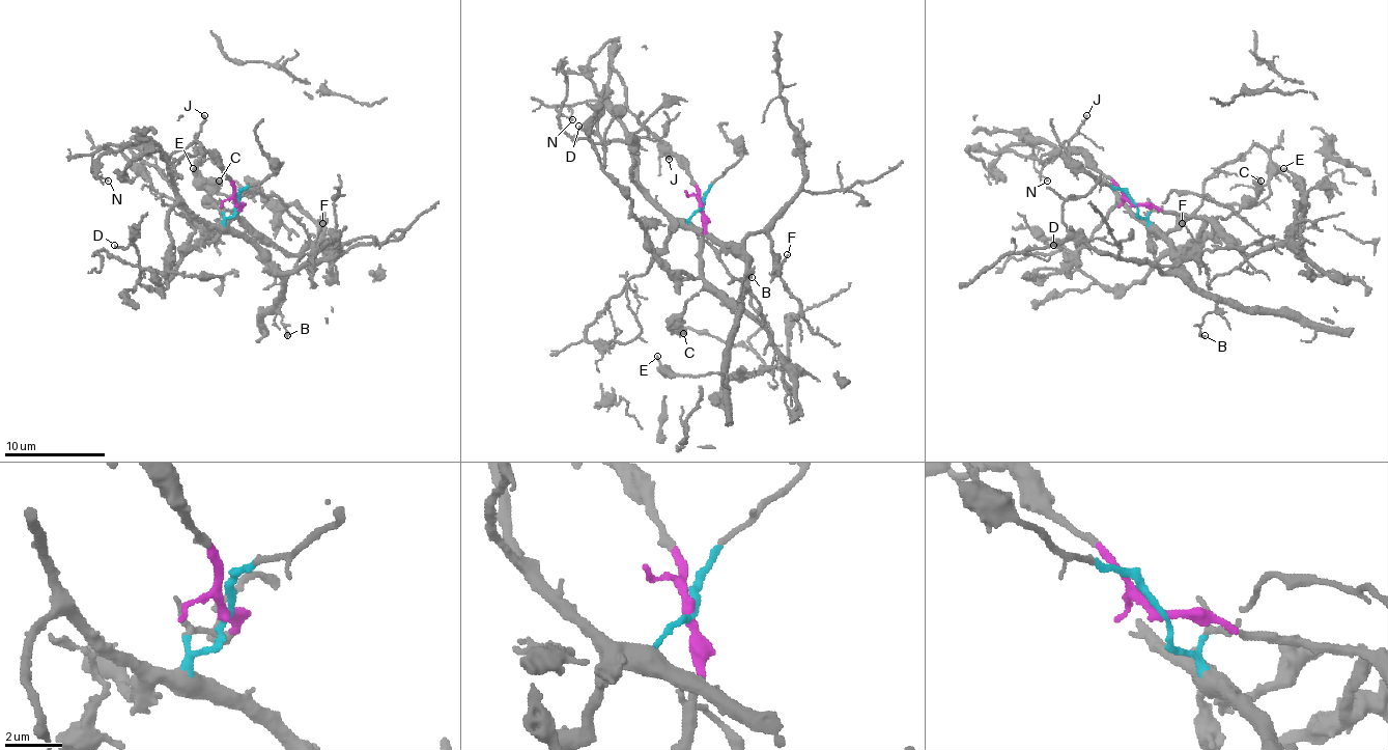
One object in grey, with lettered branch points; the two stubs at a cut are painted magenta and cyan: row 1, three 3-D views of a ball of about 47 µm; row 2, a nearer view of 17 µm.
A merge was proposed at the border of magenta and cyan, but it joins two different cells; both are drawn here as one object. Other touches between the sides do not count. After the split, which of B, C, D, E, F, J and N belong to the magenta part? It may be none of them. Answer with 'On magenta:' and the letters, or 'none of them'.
On magenta: C, D, E

